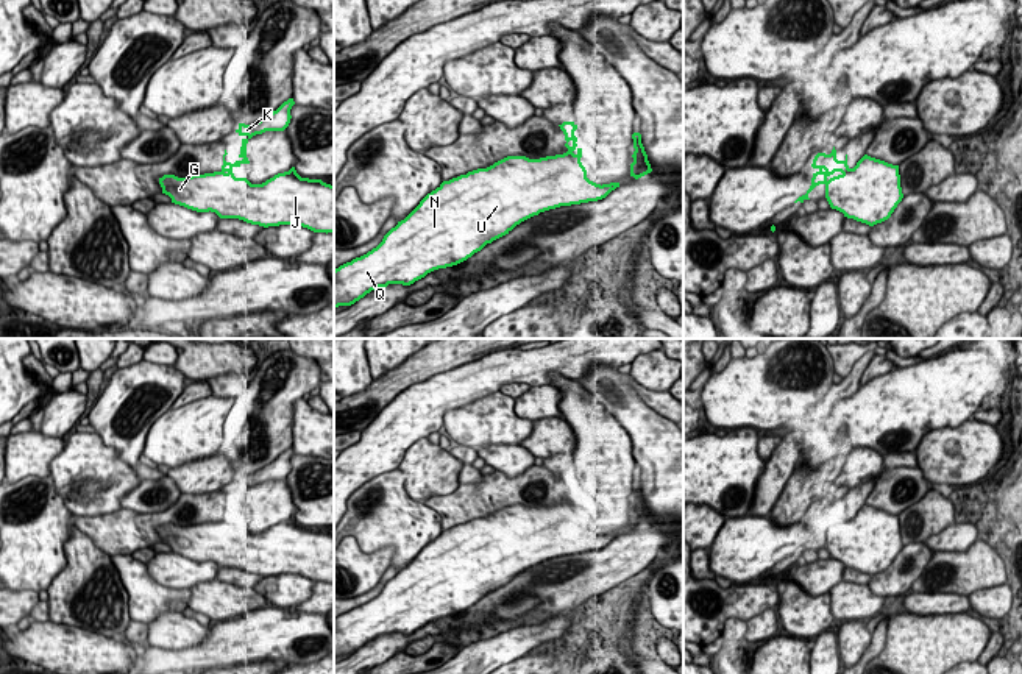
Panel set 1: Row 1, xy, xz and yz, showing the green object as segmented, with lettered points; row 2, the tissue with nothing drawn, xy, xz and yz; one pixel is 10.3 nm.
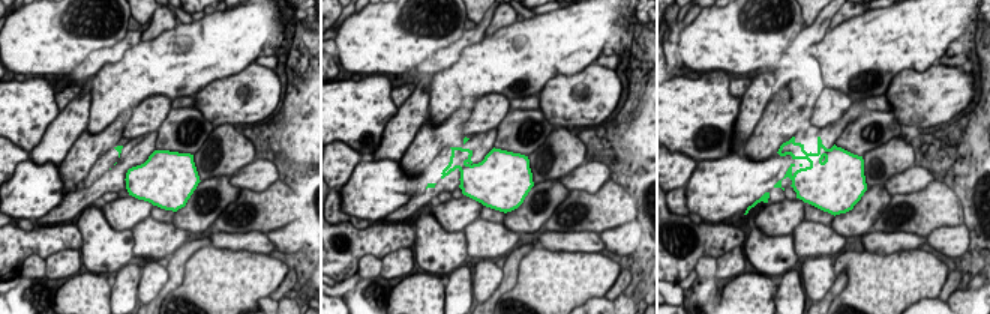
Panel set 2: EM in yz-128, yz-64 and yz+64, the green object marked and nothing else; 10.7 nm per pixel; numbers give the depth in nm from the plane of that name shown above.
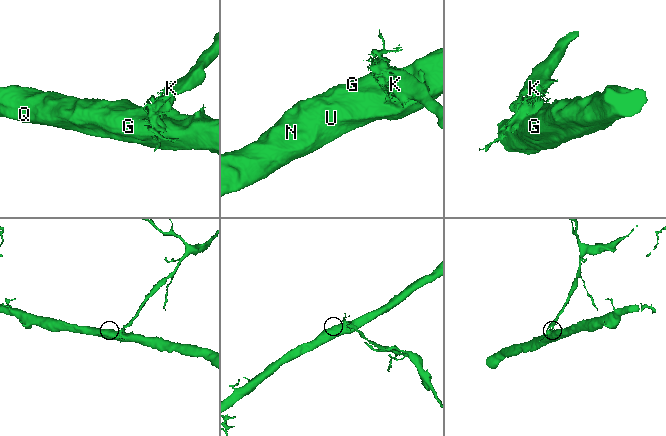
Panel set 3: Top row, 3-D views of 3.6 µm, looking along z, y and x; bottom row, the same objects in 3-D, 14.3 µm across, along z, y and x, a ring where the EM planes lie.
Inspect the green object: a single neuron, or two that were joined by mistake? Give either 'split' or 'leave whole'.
split

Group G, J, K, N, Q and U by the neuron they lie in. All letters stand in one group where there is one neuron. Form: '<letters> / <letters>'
G J N Q U / K

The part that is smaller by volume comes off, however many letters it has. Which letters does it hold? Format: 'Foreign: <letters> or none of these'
Foreign: K

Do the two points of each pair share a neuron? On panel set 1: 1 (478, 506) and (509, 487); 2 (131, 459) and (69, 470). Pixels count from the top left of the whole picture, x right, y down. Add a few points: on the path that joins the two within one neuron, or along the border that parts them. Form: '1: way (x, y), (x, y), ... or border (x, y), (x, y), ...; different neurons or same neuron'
1: way (486, 498), (501, 490); same neuron
2: border (99, 434), (106, 445), (134, 468); different neurons

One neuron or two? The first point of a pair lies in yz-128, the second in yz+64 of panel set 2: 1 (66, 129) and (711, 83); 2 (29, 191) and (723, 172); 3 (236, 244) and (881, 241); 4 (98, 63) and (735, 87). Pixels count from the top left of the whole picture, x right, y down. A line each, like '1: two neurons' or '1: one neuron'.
1: two neurons
2: one neuron
3: one neuron
4: two neurons

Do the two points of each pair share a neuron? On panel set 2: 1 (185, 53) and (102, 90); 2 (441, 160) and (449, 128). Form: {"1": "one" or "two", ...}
{"1": "one", "2": "two"}

